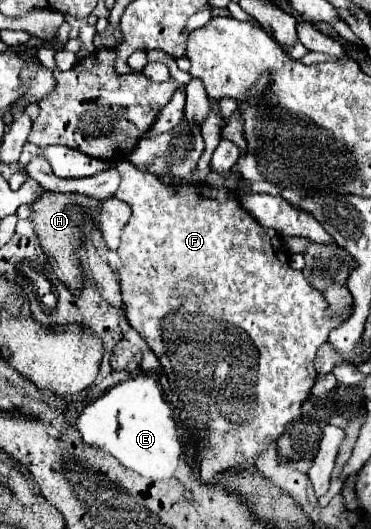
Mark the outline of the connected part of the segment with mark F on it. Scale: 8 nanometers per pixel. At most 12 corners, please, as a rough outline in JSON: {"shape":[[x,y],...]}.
{"shape":[[129,160],[117,272],[201,482],[299,418],[323,294]]}

